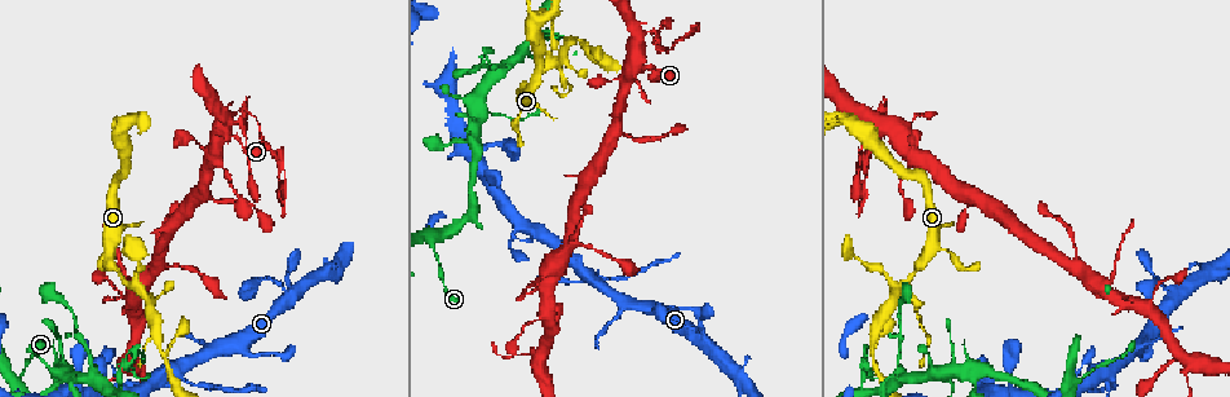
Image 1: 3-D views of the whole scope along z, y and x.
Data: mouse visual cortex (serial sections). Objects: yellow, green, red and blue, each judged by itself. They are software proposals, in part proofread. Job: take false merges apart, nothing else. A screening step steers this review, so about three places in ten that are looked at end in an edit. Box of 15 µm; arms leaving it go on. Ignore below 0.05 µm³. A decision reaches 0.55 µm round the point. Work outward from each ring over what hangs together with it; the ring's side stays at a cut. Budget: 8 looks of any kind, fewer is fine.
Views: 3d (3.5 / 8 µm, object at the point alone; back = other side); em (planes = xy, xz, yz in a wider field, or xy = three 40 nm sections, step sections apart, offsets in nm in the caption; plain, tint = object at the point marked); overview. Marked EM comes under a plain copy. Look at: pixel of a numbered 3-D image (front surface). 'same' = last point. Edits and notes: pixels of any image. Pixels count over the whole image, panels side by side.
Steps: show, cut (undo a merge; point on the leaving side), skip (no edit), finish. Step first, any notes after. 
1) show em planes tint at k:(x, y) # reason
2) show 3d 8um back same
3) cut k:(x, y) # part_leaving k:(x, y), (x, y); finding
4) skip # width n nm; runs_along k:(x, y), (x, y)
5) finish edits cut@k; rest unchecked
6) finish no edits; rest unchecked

show 3d 8um at 1:(549, 63) # looks like a crossing

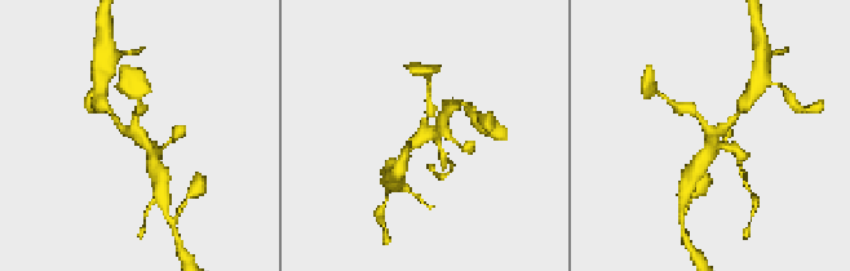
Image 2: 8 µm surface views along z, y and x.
show em xy step 5 tint at 2:(716, 133) # shape alone is not enough

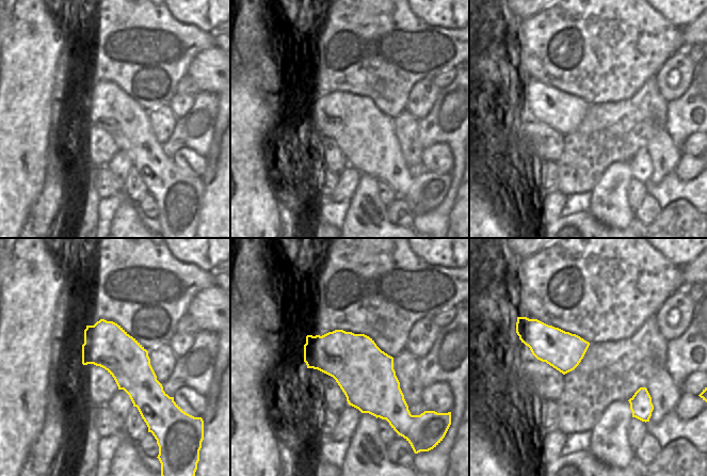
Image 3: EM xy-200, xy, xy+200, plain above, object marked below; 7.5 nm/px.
skip # runs_along 2:(111, 114), (144, 140), (154, 163); continuous, no second cell

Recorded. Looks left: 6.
show 3d 3.5um back at 1:(94, 376)

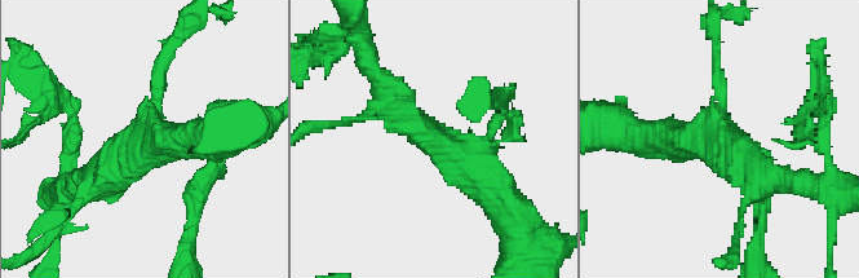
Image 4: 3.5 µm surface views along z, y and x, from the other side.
show em xy step 2 tint at 4:(444, 145)

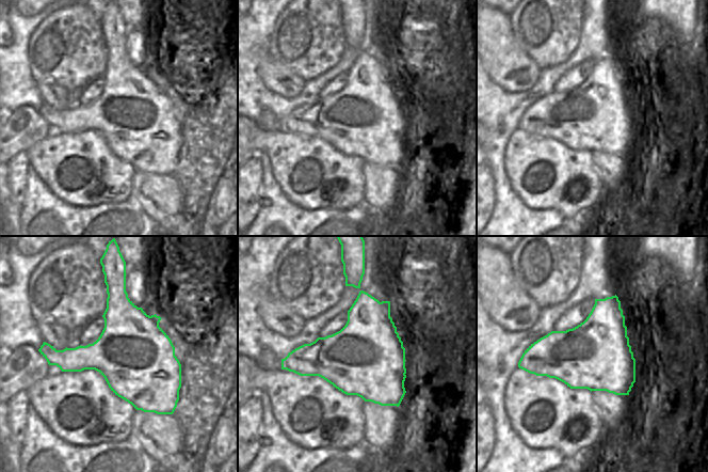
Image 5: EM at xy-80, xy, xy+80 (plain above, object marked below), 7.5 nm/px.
skip # arms 4; arm_widths 150, 150, 450, 450 nm; runs_along 4:(505, 204), (386, 92); all the same cell

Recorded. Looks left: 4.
show 3d 3.5um at 1:(122, 366) # sharp bend

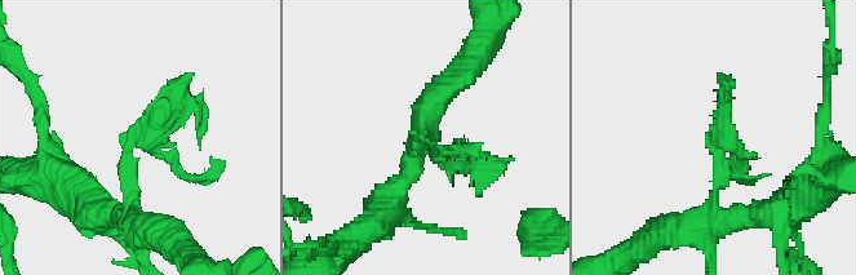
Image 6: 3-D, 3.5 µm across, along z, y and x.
show em xy step 1 tint at 6:(138, 143) # need the tissue

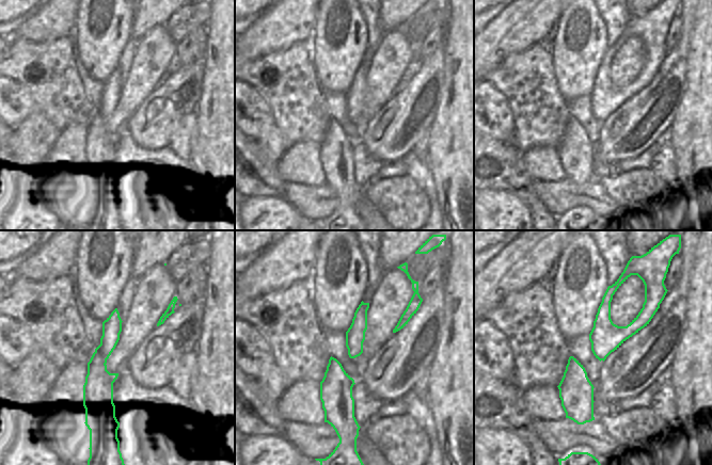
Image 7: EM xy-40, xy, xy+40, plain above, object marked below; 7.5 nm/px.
cut 6:(462, 155) # two cells meet here

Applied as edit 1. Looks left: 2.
finish edits cut@6; rest unchecked

